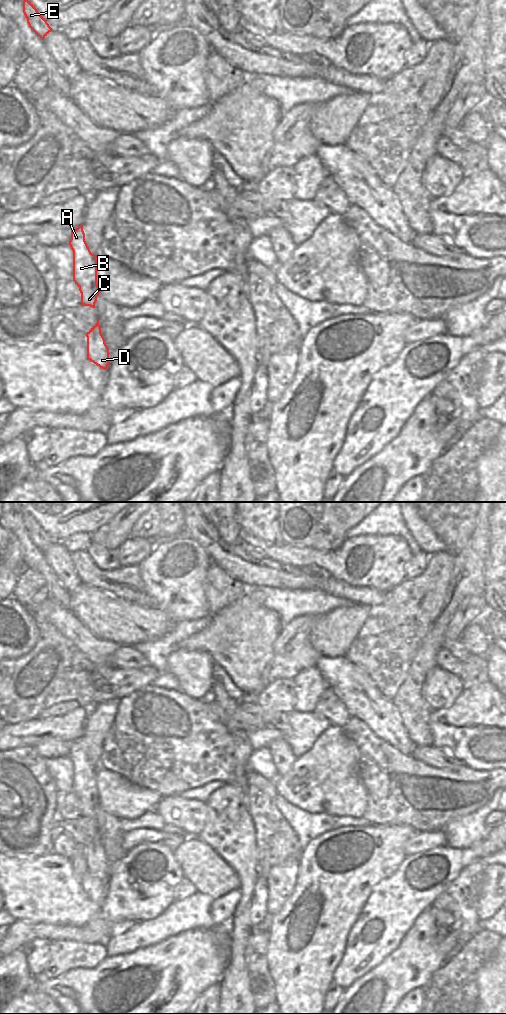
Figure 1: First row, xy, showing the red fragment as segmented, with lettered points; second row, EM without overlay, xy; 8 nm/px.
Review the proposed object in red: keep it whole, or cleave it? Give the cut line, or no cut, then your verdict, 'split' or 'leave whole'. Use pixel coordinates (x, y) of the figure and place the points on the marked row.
no cut | leave whole

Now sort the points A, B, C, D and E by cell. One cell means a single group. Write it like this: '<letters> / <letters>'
A B C D E

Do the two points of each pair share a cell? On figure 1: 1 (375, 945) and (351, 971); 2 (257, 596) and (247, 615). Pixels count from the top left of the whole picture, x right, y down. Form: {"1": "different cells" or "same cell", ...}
{"1": "same cell", "2": "different cells"}

